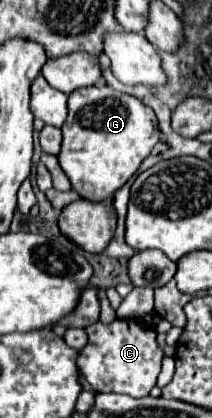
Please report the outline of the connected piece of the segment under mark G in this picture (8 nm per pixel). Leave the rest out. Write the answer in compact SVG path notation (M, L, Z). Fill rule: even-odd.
M88 86L72 92L68 96L68 118L62 124L62 150L58 154L58 162L66 176L72 182L72 188L82 198L92 202L112 202L112 194L128 182L130 176L136 174L142 160L150 156L154 144L160 140L158 120L152 108L144 106L138 98L118 92L108 86Z

